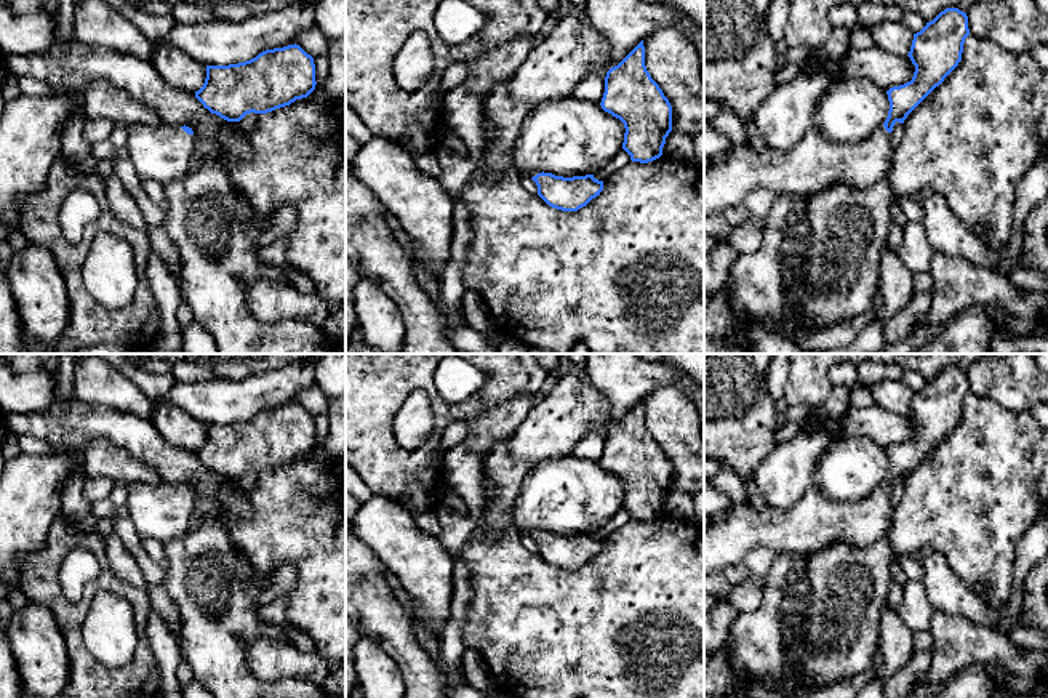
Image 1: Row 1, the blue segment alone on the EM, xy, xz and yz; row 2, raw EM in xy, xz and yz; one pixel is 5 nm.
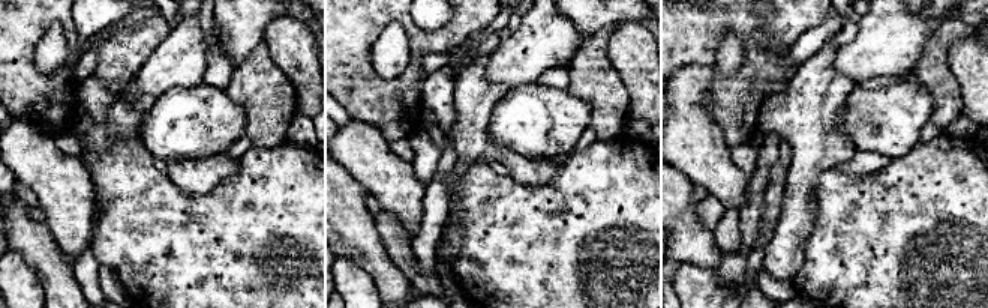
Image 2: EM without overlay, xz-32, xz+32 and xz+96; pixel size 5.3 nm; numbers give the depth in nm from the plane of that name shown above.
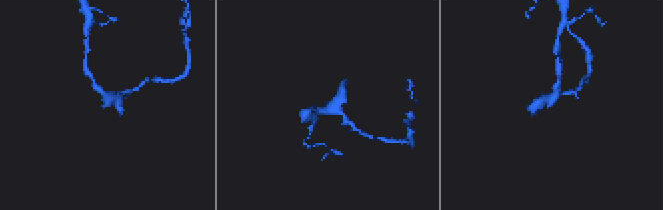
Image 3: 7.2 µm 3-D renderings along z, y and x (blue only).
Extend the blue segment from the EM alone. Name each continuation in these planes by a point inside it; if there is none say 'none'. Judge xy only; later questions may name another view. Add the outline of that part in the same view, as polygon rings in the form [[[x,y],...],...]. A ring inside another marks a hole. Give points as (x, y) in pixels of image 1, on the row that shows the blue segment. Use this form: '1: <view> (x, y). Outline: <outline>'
1: xy (165, 154). Outline: [[[130,125],[126,147],[130,160],[141,181],[154,179],[163,186],[174,186],[195,166],[195,138],[179,125]]]

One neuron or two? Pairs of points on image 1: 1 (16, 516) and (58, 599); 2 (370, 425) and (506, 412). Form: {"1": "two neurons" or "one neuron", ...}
{"1": "two neurons", "2": "two neurons"}

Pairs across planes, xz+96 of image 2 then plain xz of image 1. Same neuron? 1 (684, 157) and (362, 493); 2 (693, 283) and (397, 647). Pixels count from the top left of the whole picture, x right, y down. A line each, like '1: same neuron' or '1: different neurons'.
1: different neurons
2: different neurons

